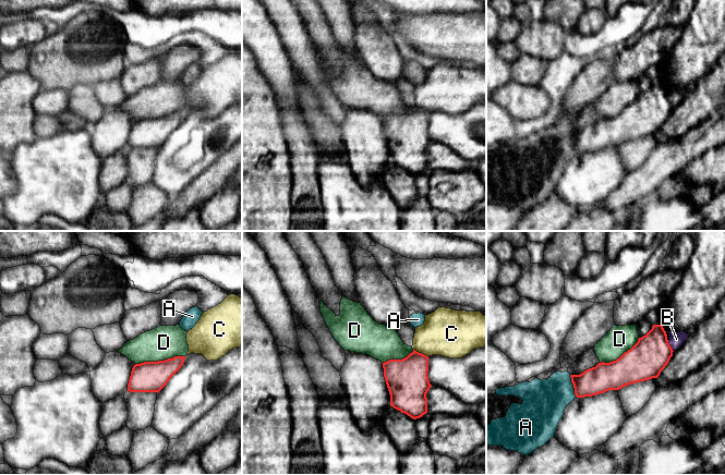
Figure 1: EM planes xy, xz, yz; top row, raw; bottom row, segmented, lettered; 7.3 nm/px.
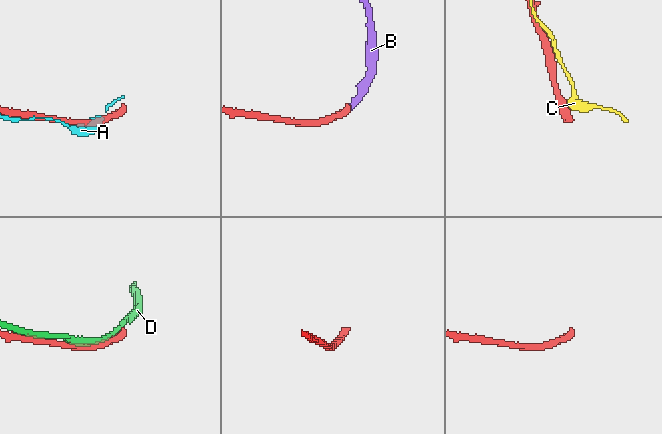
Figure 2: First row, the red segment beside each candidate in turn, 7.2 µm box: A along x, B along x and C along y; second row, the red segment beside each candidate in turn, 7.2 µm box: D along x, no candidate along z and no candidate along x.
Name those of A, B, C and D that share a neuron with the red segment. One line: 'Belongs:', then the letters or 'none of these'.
Belongs: B

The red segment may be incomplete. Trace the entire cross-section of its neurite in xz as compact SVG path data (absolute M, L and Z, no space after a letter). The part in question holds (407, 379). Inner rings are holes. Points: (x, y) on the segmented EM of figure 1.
M413 350L402 360L383 363L390 406L413 419L427 413L428 356Z

